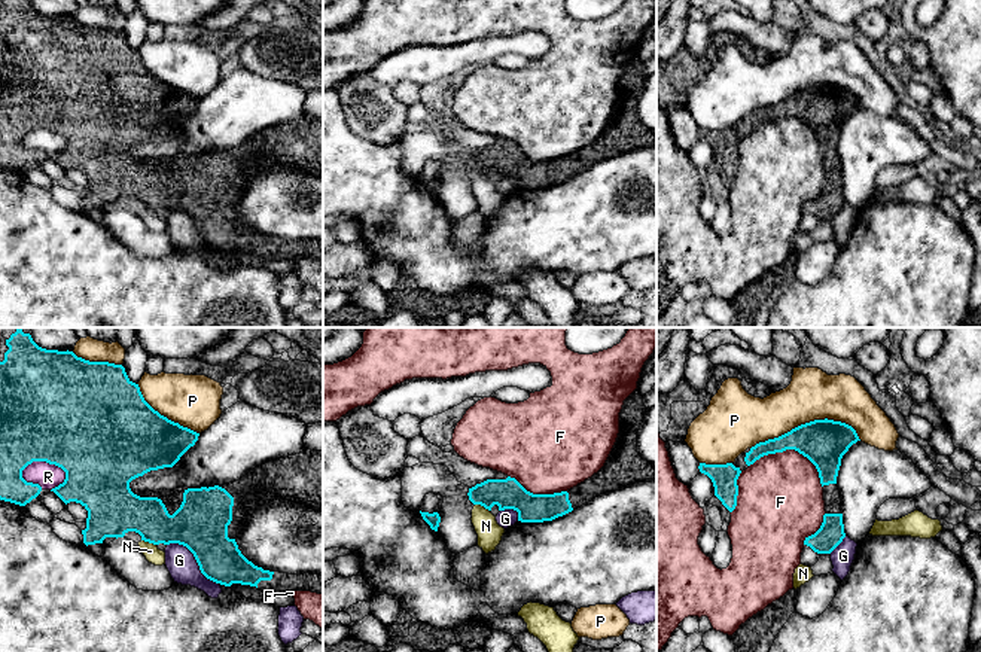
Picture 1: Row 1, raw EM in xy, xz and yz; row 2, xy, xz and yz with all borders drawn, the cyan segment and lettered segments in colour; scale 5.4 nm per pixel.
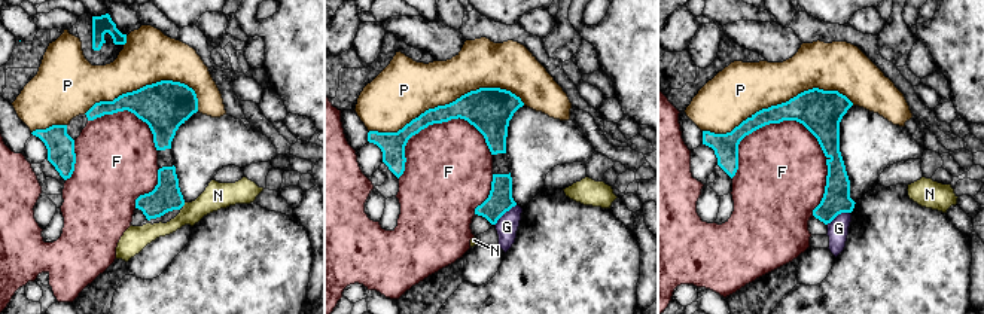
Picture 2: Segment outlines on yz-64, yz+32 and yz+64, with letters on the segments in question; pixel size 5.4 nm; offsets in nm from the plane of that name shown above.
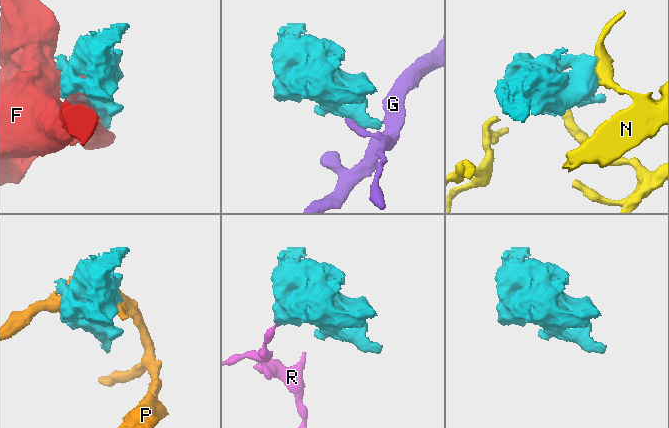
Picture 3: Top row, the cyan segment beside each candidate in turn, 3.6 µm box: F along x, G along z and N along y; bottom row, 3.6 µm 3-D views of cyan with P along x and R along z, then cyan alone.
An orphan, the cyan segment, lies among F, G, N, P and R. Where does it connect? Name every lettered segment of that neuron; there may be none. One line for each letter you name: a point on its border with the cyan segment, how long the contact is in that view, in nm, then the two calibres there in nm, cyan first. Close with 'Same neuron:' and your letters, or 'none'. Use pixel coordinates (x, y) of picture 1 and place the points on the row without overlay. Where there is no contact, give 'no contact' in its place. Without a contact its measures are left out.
Same neuron: none

